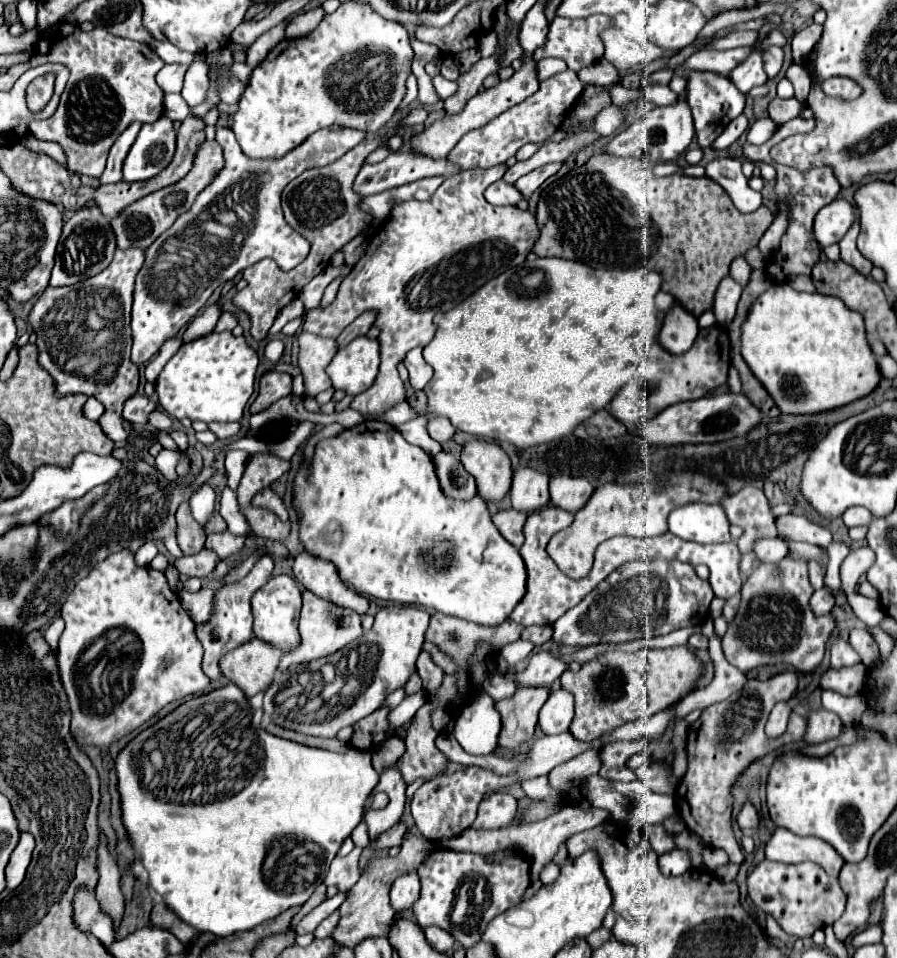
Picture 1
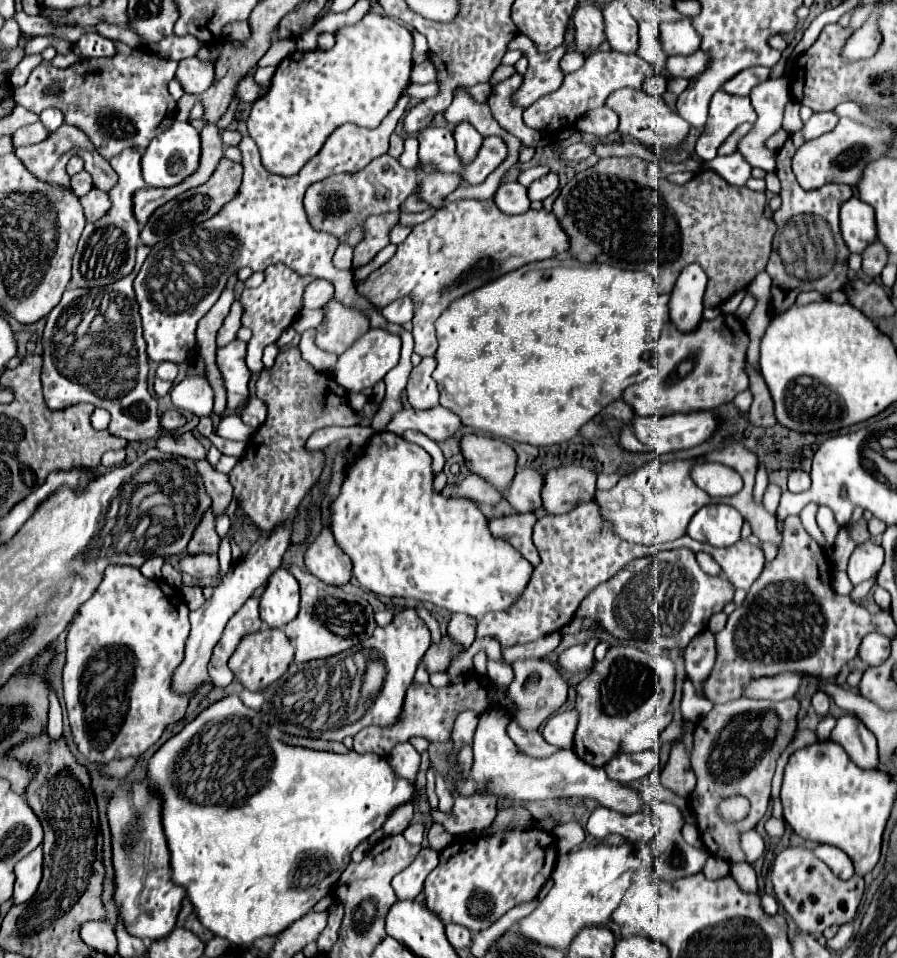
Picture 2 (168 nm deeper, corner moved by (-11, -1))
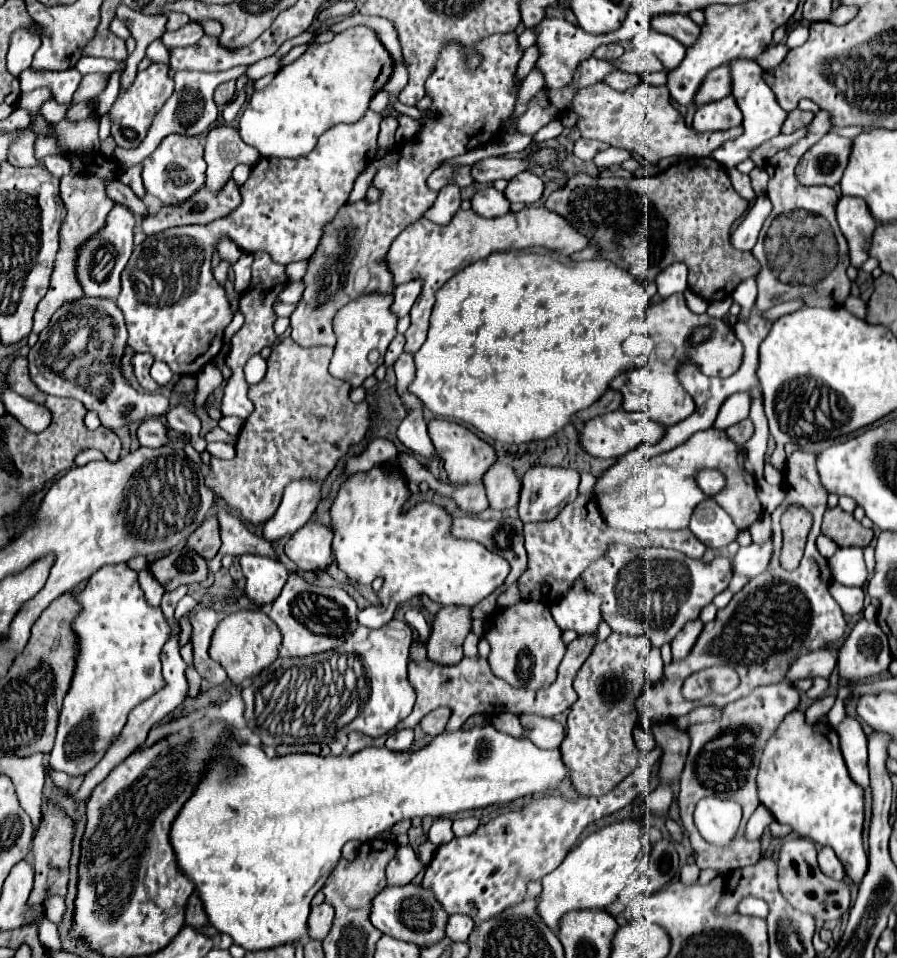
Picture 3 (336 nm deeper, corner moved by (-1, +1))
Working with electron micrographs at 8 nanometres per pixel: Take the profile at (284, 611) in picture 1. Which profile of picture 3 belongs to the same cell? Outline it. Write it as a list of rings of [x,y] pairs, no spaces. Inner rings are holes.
[[[244,554],[240,558],[242,572],[246,578],[246,596],[256,606],[268,606],[274,604],[278,594],[282,592],[288,572],[282,564],[258,556],[258,554]]]

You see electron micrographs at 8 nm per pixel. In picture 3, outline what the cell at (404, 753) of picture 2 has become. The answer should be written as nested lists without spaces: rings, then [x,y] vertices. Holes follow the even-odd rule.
[[[400,730],[386,740],[386,748],[394,750],[394,752],[406,752],[412,746],[412,740],[414,740],[412,730]]]

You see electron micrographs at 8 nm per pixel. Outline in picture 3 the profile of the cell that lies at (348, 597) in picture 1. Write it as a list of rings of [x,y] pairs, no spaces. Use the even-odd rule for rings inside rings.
[[[318,522],[304,524],[286,542],[286,556],[300,568],[308,572],[326,570],[332,558],[332,530]]]

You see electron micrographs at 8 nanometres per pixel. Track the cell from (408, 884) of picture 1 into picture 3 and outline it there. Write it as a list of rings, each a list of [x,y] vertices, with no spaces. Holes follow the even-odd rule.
[[[398,846],[394,860],[386,868],[388,886],[406,886],[424,868],[412,846]]]

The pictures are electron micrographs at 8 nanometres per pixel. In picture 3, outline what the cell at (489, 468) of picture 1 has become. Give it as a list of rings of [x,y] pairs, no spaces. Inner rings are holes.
[[[432,420],[428,422],[428,434],[436,448],[436,454],[444,460],[444,470],[452,484],[466,484],[466,482],[482,482],[484,474],[496,462],[496,452],[490,444],[480,440],[474,432],[464,428],[462,424],[450,420]]]

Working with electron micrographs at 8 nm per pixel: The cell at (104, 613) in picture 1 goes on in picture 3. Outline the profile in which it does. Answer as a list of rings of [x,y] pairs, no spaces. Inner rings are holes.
[[[128,564],[102,566],[86,582],[84,590],[78,594],[76,600],[80,604],[80,612],[72,622],[72,632],[76,634],[78,640],[78,650],[74,658],[74,676],[60,712],[56,742],[48,756],[48,764],[54,770],[64,770],[72,776],[86,774],[88,770],[92,770],[102,760],[108,746],[120,736],[130,710],[160,690],[162,686],[160,658],[162,648],[170,638],[170,624],[166,616],[162,614],[160,606],[150,606],[146,602],[136,572]]]

